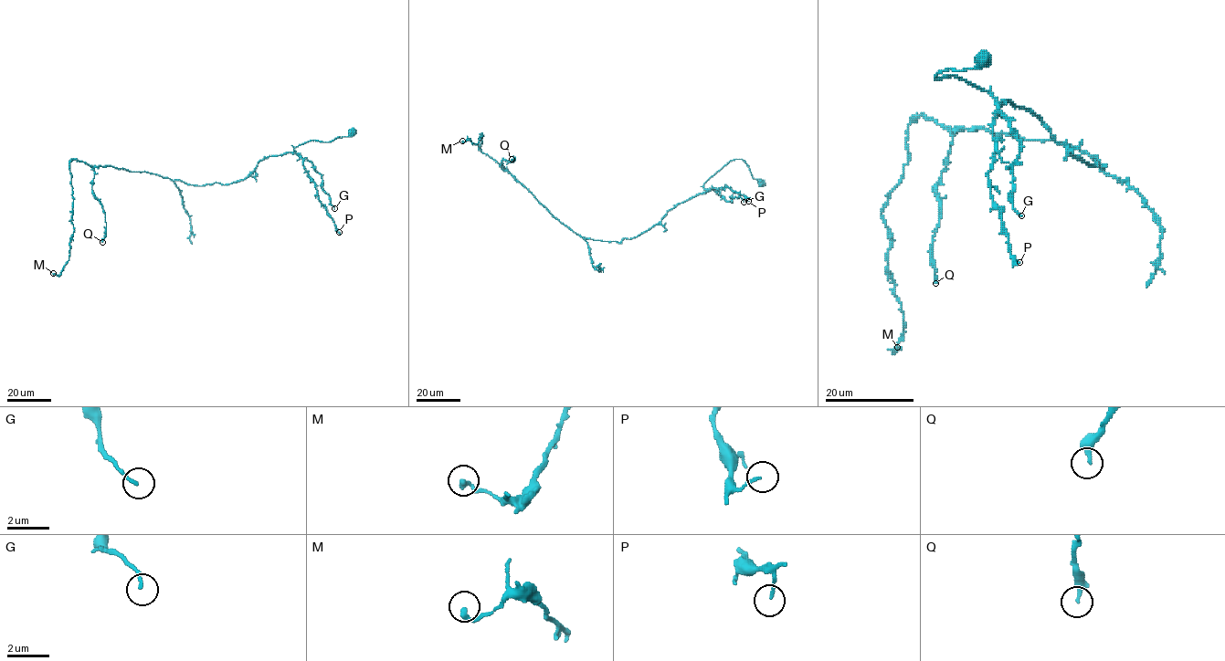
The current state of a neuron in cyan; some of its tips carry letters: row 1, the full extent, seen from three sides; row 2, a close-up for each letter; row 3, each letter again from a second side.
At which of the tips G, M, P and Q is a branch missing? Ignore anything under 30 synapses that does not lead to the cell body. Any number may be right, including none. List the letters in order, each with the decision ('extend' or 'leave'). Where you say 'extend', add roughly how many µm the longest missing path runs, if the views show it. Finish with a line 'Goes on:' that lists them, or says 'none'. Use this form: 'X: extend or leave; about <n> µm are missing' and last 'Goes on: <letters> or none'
G: leave
M: leave
P: leave
Q: leave
Goes on: none

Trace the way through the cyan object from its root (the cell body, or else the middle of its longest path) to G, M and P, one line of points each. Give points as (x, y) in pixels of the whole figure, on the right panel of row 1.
G: (983, 59), (935, 79), (955, 76), (996, 100), (1021, 141), (1012, 169), (1012, 207), (1021, 215)
M: (983, 59), (935, 79), (1029, 110), (1104, 165), (1052, 140), (915, 117), (881, 213), (897, 347)
P: (983, 59), (935, 79), (955, 76), (996, 100), (987, 177), (1011, 258), (1019, 262)

